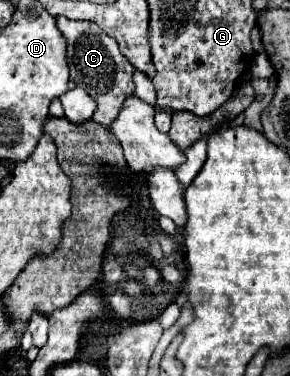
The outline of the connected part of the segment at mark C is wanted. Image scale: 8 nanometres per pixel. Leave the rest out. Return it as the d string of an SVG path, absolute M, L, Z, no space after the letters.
M56 17L56 25L66 37L66 61L74 87L82 87L92 95L92 99L96 101L96 111L92 119L102 127L108 127L118 115L124 99L134 93L134 67L130 65L130 61L126 61L126 57L122 57L118 43L110 39L108 33L102 33L98 25L90 21L74 21L68 17Z

